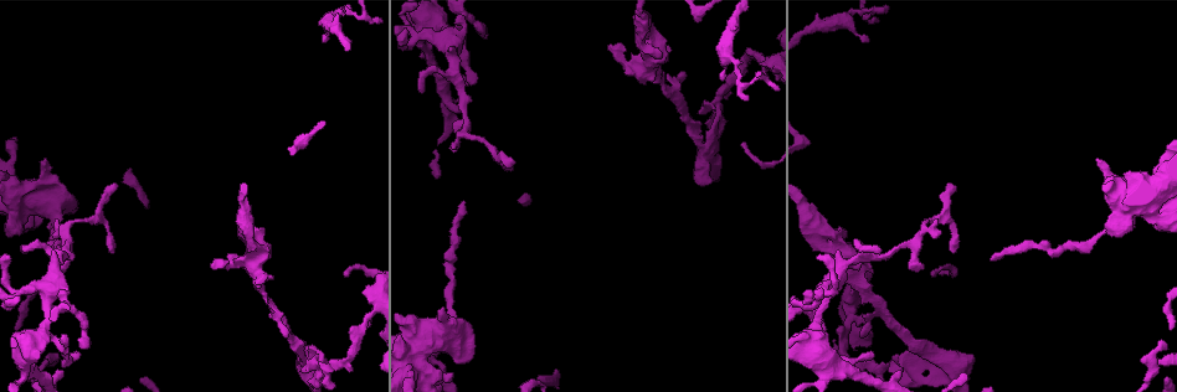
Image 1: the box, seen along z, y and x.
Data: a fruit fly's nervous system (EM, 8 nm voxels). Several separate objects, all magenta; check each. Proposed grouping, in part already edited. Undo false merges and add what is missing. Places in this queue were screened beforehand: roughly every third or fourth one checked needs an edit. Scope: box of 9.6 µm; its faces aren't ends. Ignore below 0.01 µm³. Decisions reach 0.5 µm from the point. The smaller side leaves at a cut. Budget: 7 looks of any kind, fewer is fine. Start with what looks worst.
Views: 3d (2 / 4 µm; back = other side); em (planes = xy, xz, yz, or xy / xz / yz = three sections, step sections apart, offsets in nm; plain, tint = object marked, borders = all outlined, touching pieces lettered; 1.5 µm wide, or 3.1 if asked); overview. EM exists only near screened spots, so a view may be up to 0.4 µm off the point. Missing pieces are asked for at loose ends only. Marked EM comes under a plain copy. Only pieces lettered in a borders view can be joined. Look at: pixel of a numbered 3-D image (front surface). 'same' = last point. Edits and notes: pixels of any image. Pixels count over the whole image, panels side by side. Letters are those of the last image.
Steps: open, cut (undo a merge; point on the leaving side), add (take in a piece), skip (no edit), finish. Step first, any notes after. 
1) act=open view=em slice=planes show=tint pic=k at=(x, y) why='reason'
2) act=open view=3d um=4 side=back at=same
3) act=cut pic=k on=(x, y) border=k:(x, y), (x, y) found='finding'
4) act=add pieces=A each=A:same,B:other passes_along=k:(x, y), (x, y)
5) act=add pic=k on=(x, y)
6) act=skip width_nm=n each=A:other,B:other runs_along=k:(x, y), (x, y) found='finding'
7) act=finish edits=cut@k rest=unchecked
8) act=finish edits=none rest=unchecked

act=open view=em slice=yz step=8 show=tint pic=1 at=(992, 260) why='thin end'

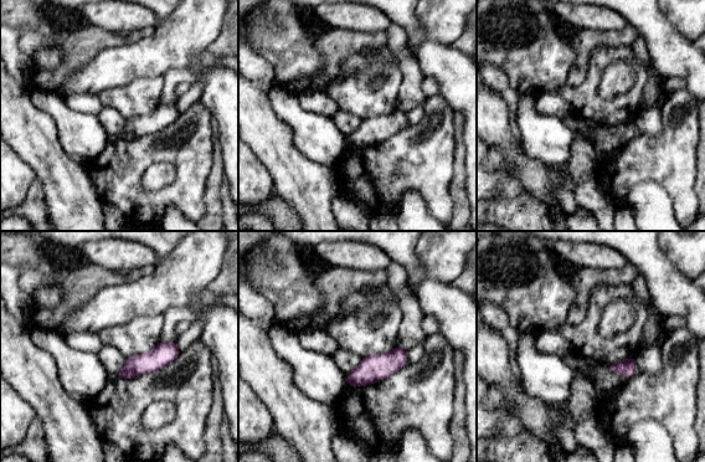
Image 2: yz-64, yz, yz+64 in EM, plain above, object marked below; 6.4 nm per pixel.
act=open view=em slice=planes show=borders at=same

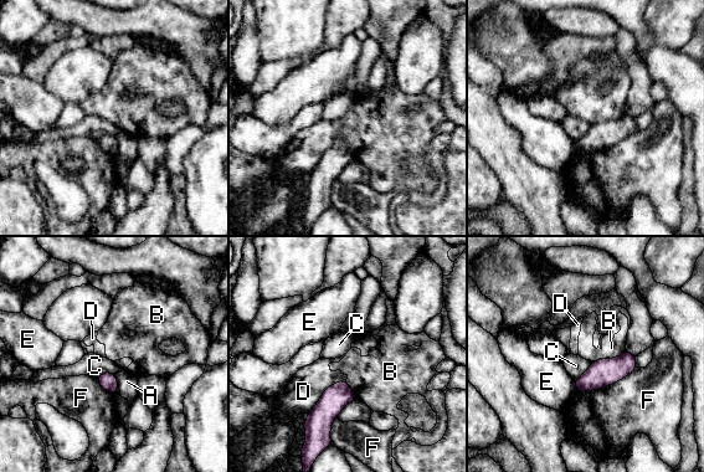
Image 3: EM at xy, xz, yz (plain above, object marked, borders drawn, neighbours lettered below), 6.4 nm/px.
act=skip each=A:other,B:other,C:other,D:other,E:other,F:other found='none of them fits'

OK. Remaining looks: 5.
act=open view=em slice=planes show=borders pic=1 at=(80, 347) why='branch stops here'

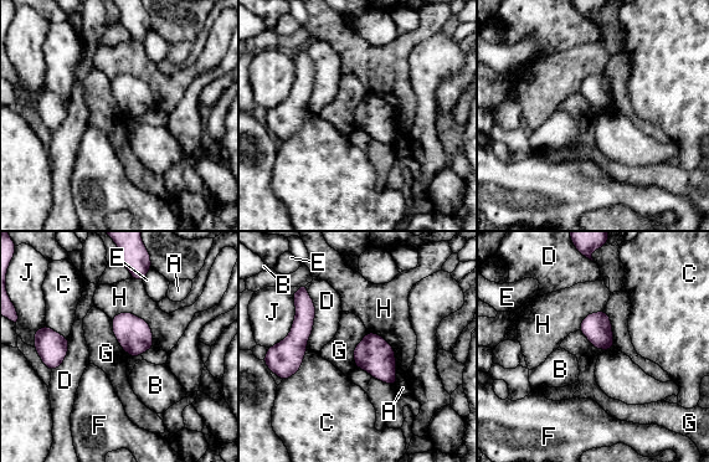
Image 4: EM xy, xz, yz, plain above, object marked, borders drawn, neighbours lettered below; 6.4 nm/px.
act=skip each=A:other,B:other,C:other,D:other,E:other,F:other,G:other,H:other,J:other found='no lettered piece goes on from it'

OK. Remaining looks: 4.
act=open view=em slice=xz step=8 show=borders pic=1 at=(231, 255) why='free end'

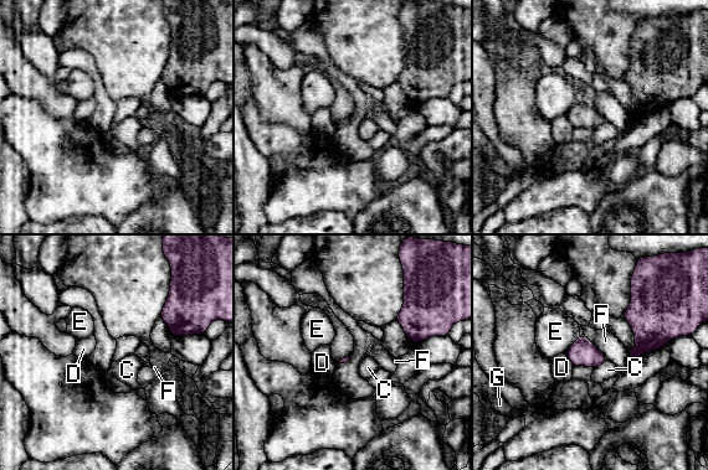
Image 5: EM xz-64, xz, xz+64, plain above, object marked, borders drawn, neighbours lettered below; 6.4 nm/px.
act=open view=em slice=planes show=borders at=same why='another direction'

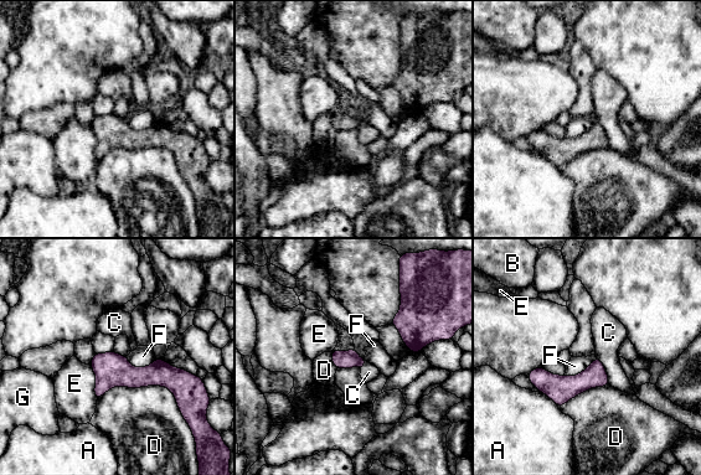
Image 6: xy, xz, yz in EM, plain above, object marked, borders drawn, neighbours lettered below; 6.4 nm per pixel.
act=skip each=A:other,B:other,C:other,D:other,E:other,F:other,G:other runs_along=6:(94, 362), (128, 376), (179, 376) found='none of them fits'

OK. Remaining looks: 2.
act=finish edits=none rest=unchecked

